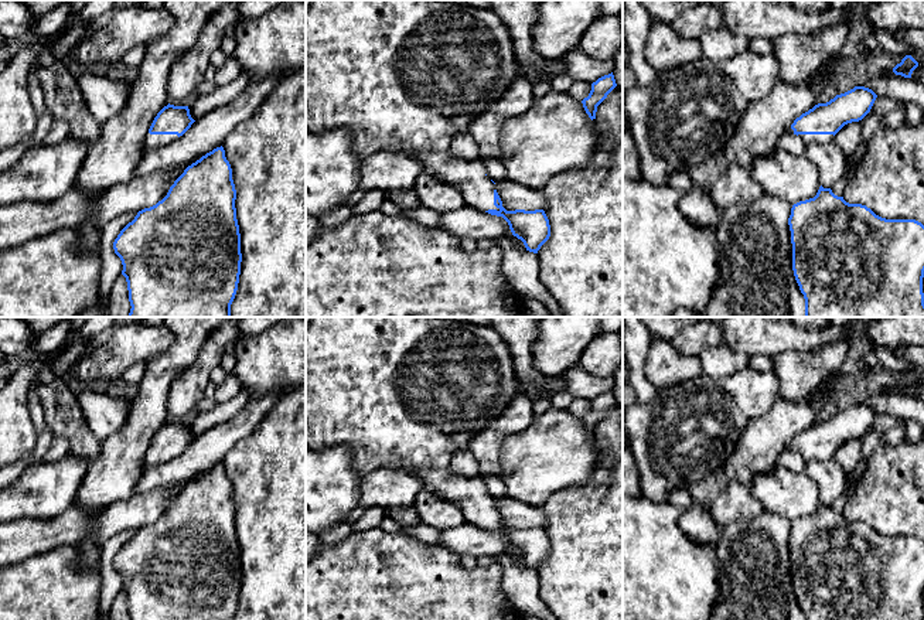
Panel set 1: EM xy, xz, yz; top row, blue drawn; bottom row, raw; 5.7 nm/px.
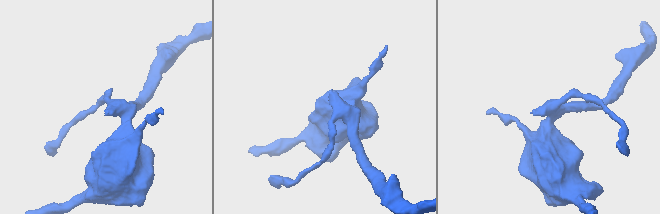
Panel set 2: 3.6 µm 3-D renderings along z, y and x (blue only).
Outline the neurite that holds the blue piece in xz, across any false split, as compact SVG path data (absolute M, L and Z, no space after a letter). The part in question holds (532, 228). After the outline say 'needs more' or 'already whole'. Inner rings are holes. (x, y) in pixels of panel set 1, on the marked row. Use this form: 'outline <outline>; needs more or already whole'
outline M449 150L419 151L415 153L415 157L423 164L425 174L457 187L467 205L502 217L512 235L524 242L526 251L538 253L549 239L550 225L545 211L507 211L495 190L495 183L485 174L483 161L457 160Z; needs more

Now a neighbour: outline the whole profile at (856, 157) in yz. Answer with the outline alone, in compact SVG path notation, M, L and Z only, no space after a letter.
M860 143L856 147L855 153L852 156L846 157L846 171L845 171L845 176L839 181L836 181L835 185L831 188L835 195L838 195L838 197L843 195L846 184L848 184L849 178L853 174L853 171L848 167L848 164L850 163L852 166L857 166L863 160L865 154L866 154L866 144Z

